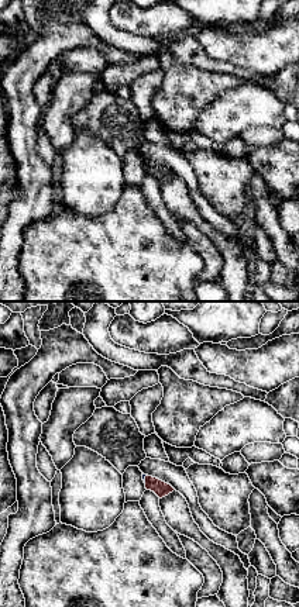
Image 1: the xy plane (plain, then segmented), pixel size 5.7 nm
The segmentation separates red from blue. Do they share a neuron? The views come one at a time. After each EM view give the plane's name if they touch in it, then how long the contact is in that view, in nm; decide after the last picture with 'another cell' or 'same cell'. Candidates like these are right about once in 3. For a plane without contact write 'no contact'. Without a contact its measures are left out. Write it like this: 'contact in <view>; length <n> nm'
contact in xy; length 50 nm

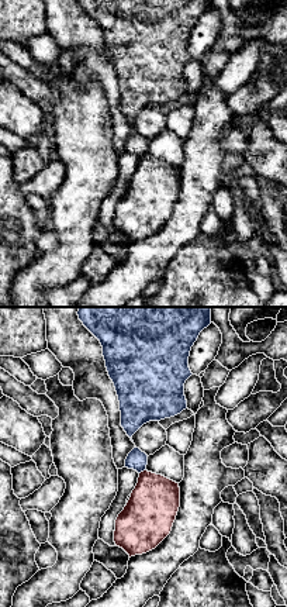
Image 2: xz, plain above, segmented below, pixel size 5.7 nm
contact in xz; length 50 nm

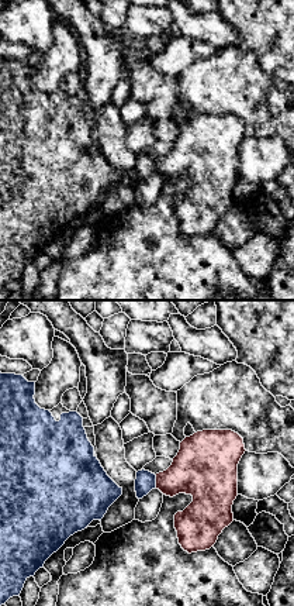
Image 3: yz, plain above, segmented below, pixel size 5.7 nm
contact in yz; length 70 nm

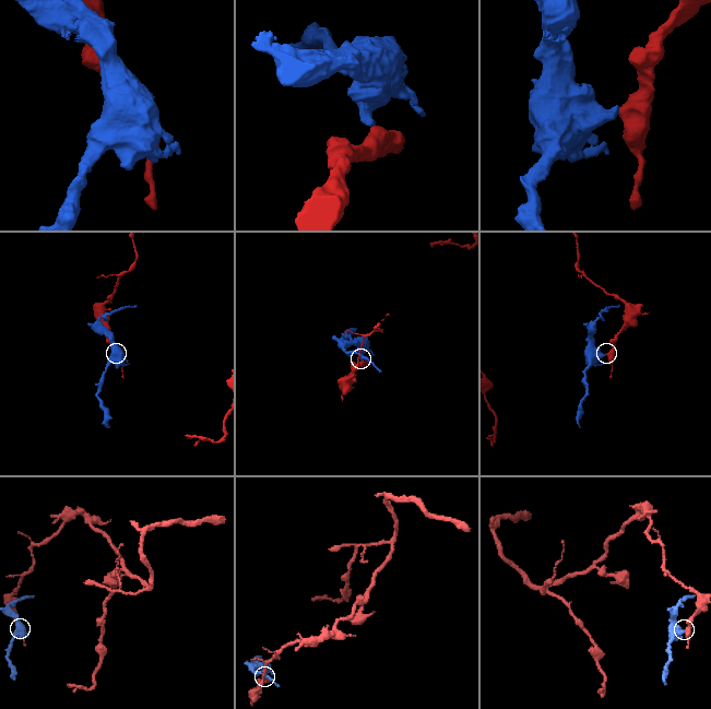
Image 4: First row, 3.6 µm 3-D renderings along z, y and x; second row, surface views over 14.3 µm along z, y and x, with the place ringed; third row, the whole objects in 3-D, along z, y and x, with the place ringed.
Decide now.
another cell

